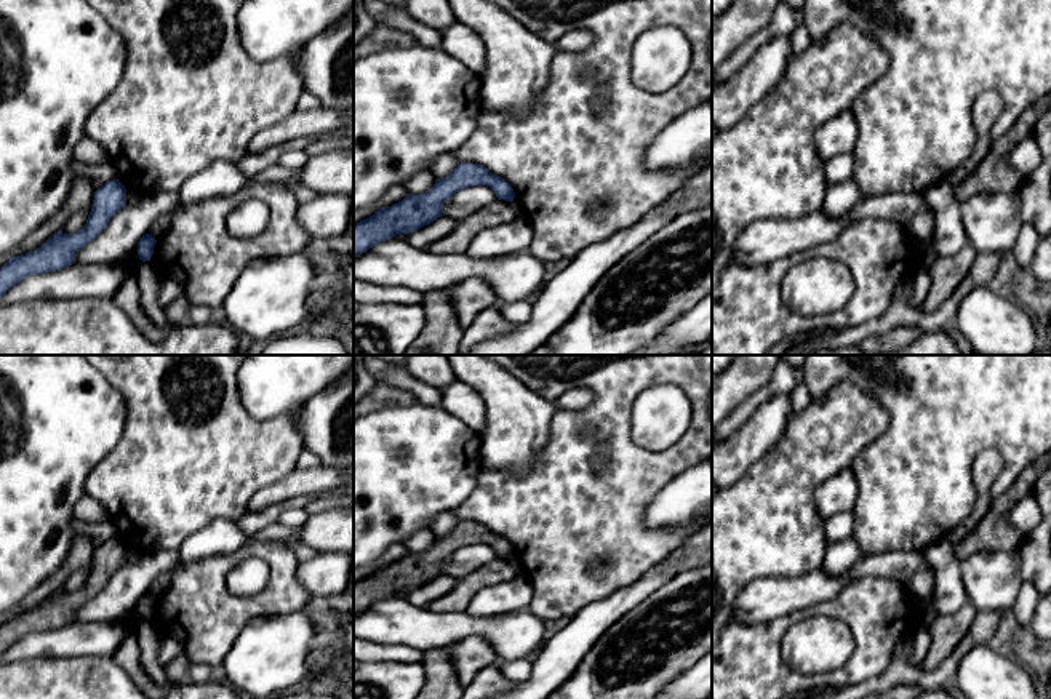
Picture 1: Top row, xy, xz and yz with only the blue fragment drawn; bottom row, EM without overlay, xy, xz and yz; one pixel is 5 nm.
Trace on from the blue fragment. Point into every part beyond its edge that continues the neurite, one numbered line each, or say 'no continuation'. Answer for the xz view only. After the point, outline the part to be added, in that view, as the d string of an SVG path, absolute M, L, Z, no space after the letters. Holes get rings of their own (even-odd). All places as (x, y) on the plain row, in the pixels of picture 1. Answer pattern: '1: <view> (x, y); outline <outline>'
no continuation

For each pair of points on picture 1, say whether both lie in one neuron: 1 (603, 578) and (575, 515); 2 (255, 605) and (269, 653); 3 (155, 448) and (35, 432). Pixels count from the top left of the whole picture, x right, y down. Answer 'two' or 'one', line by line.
1: one
2: two
3: two

